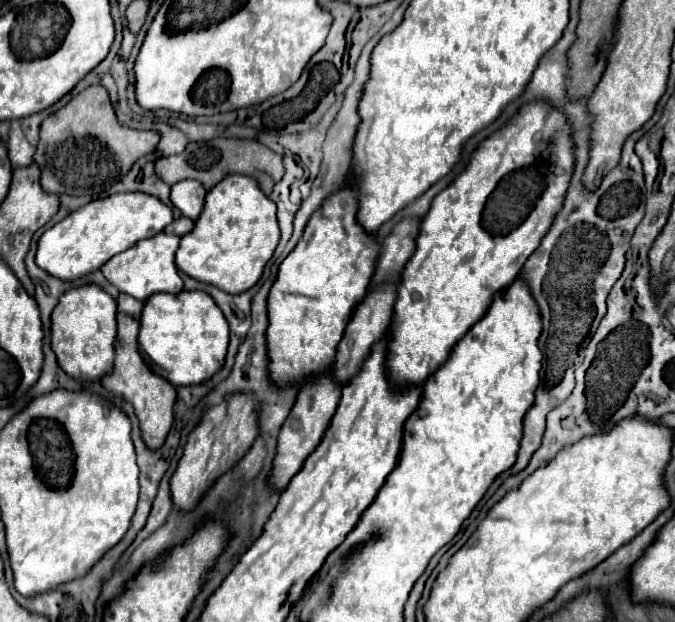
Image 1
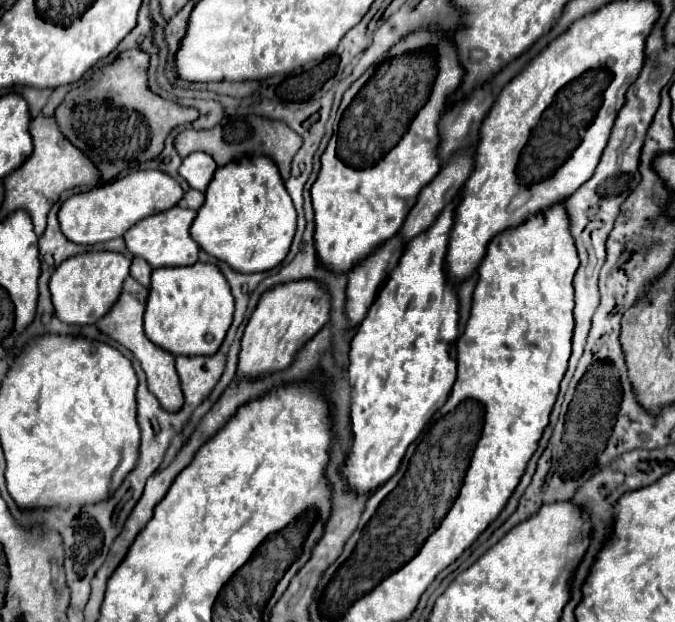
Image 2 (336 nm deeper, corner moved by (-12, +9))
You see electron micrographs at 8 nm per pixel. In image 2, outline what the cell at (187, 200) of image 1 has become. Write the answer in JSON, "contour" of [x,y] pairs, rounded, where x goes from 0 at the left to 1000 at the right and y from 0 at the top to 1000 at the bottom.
{"contour":[[[299,243],[281,246],[276,256],[270,256],[270,265],[267,265],[267,281],[279,291],[279,297],[284,304],[293,304],[299,310],[305,307],[308,294],[314,291],[317,275],[320,275],[317,256]]]}

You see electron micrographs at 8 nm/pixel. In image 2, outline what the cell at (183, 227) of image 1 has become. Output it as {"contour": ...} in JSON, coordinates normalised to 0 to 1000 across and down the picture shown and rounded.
{"contour":[[[281,304],[273,310],[273,317],[267,320],[267,333],[279,333],[279,336],[296,336],[302,326],[302,310],[290,307],[290,304]]]}

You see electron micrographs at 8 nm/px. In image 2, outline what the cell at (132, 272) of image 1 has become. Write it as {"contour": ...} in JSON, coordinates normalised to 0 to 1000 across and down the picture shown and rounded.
{"contour":[[[255,333],[249,339],[222,346],[201,362],[196,362],[184,375],[184,387],[190,404],[199,413],[216,416],[228,432],[231,429],[261,429],[261,426],[284,426],[293,420],[293,394],[281,381],[281,362],[290,349],[290,339],[284,336],[270,336],[270,333]]]}

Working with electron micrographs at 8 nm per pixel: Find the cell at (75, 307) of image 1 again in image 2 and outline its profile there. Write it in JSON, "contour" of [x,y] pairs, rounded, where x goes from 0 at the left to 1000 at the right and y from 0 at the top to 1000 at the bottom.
{"contour":[[[172,404],[124,407],[95,420],[95,426],[83,429],[74,445],[74,471],[86,513],[104,523],[130,523],[154,510],[178,474],[181,455],[190,445],[190,432],[193,416]]]}

